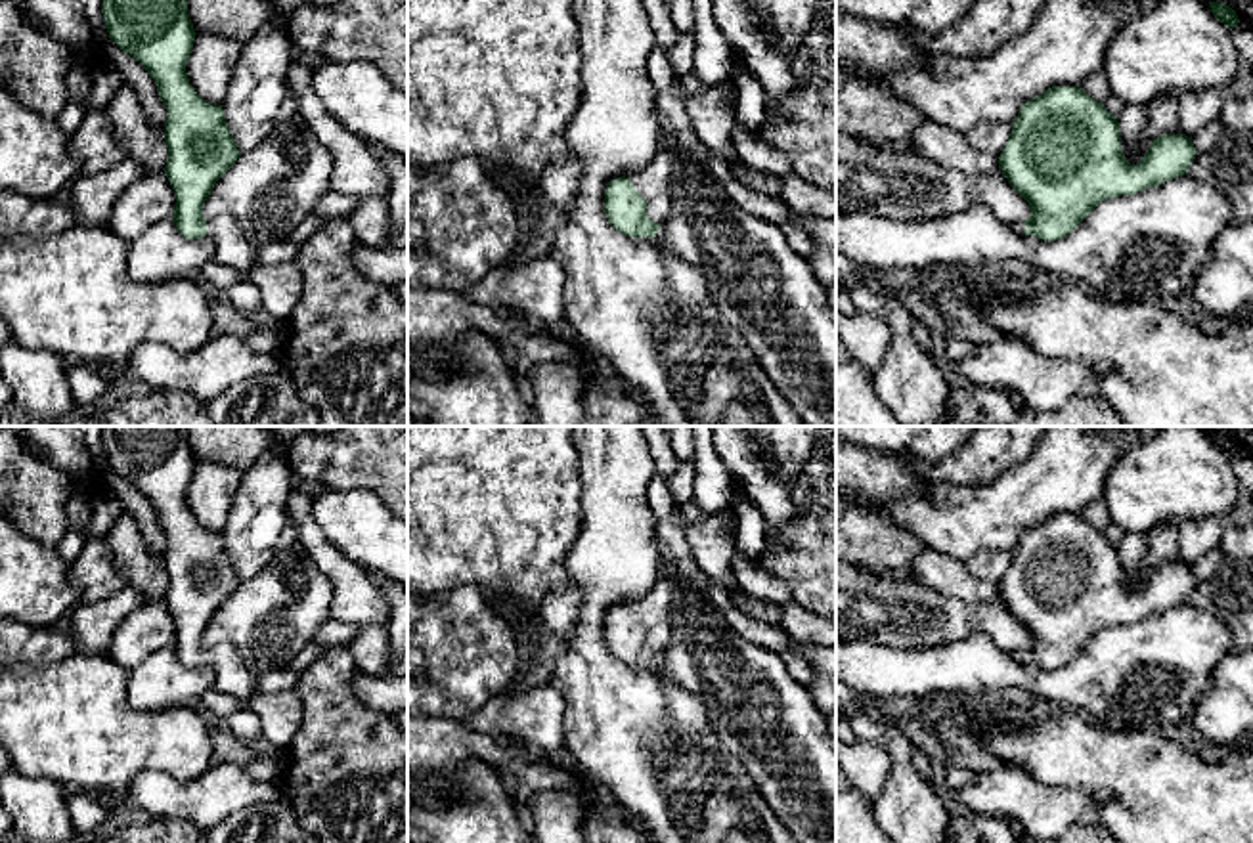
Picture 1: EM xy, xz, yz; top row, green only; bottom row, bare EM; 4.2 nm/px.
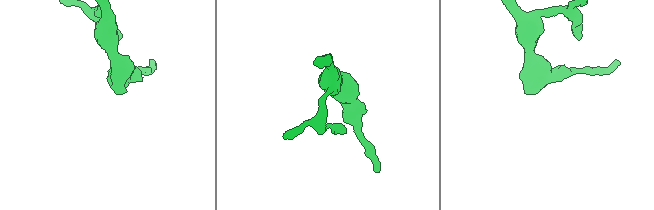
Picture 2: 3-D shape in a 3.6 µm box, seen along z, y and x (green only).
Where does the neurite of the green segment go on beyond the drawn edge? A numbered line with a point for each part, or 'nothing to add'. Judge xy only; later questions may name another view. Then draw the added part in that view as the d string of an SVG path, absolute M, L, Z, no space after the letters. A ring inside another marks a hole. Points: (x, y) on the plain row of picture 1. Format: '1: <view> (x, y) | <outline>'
1: xy (236, 675) | M230 642L207 650L207 663L214 669L214 688L235 698L239 707L251 707L258 692L258 673L253 659Z

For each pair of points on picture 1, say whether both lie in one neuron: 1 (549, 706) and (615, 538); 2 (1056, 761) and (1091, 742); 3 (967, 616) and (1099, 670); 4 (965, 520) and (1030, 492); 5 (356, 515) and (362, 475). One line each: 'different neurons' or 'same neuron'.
1: different neurons
2: same neuron
3: different neurons
4: same neuron
5: different neurons

